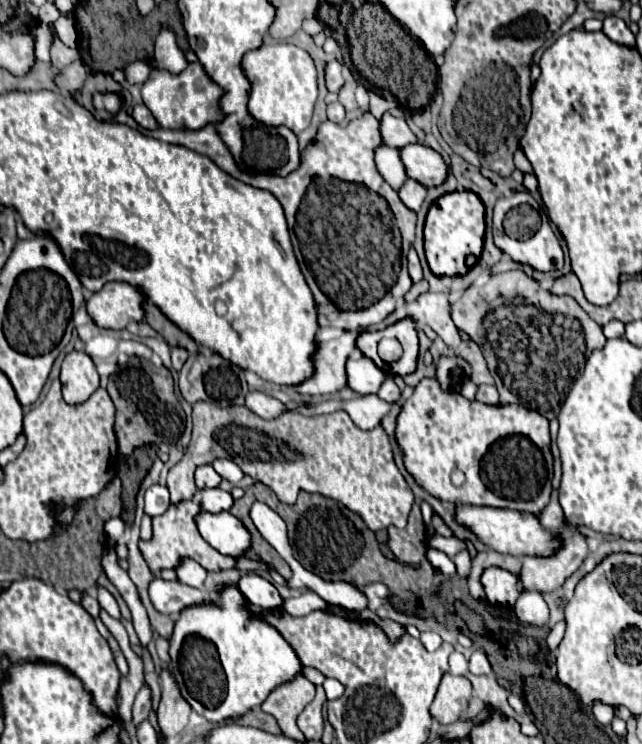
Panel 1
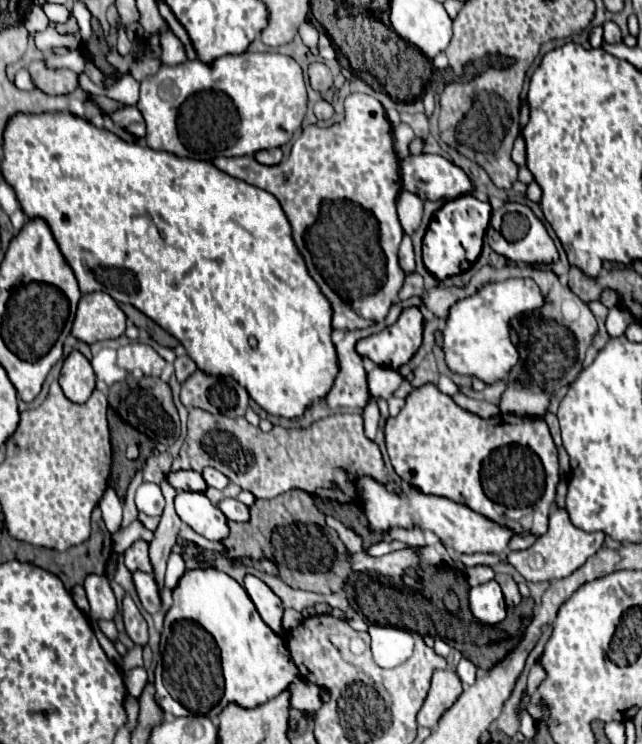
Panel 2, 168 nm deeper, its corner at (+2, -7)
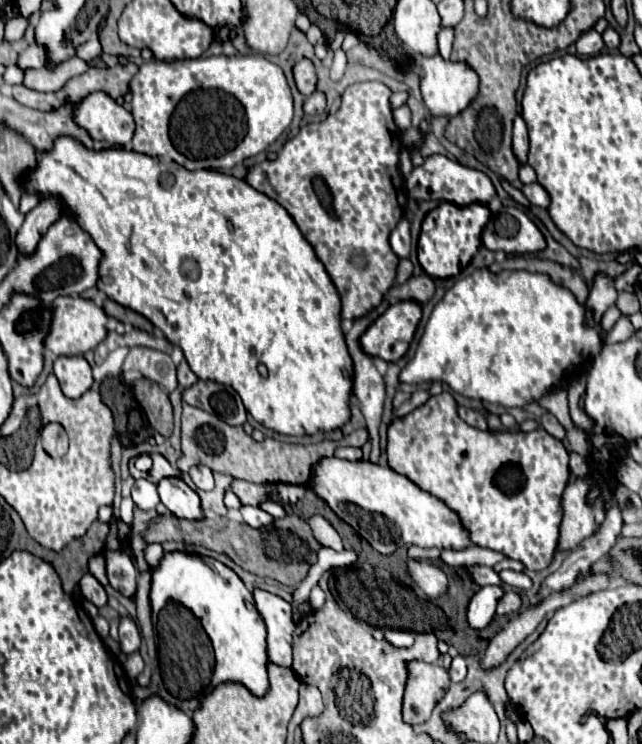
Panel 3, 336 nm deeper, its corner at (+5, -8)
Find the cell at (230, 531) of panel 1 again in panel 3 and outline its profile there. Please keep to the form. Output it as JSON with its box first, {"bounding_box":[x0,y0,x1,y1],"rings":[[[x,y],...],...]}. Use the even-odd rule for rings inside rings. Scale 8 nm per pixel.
{"bounding_box":[159,479,203,521],"rings":[[[161,479],[159,485],[159,497],[161,503],[179,519],[189,519],[189,521],[201,521],[203,507],[199,495],[183,481],[183,479]]]}

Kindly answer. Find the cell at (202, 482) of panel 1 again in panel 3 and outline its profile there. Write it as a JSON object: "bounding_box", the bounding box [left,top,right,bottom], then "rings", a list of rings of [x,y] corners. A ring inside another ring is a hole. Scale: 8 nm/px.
{"bounding_box":[145,453,181,481],"rings":[[[151,453],[151,459],[153,459],[153,469],[151,473],[145,473],[147,479],[153,479],[153,481],[161,481],[163,477],[181,477],[181,471],[171,467],[169,461],[159,455],[159,453]]]}

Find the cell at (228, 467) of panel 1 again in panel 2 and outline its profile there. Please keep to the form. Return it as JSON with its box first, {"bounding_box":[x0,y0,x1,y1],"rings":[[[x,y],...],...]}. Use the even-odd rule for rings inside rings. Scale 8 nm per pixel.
{"bounding_box":[202,468,228,488],"rings":[[[204,468],[202,470],[202,478],[204,478],[204,482],[208,484],[208,486],[212,486],[212,488],[226,488],[228,486],[228,478],[222,474],[222,472],[218,472],[216,468]]]}

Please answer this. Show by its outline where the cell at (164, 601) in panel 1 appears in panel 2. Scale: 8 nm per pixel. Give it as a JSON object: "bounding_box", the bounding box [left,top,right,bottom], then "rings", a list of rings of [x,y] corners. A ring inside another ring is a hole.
{"bounding_box":[132,572,162,614],"rings":[[[132,572],[132,582],[134,582],[134,588],[140,598],[142,608],[148,610],[150,614],[156,614],[162,604],[160,604],[158,586],[154,582],[154,576],[146,574],[146,572]]]}

